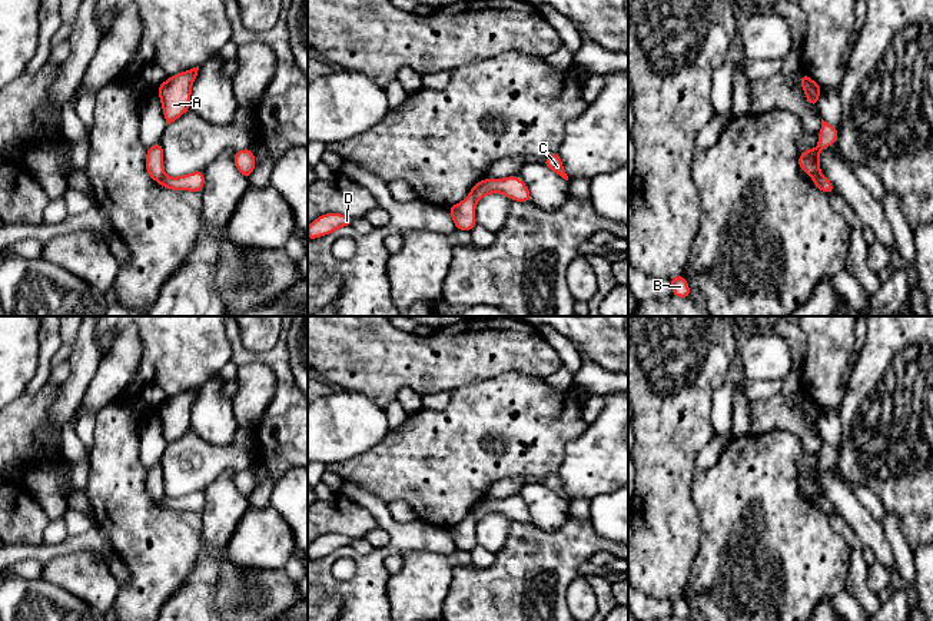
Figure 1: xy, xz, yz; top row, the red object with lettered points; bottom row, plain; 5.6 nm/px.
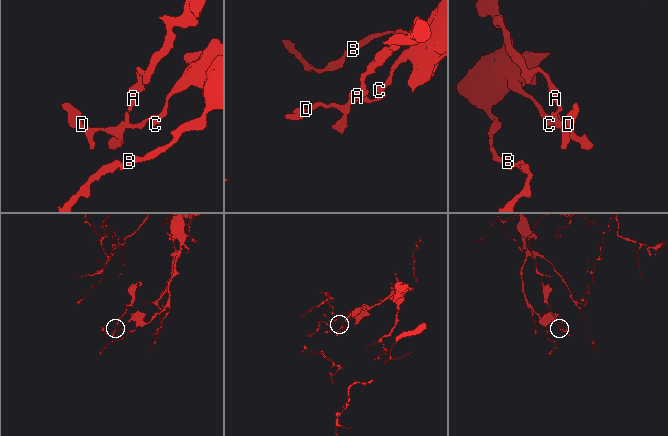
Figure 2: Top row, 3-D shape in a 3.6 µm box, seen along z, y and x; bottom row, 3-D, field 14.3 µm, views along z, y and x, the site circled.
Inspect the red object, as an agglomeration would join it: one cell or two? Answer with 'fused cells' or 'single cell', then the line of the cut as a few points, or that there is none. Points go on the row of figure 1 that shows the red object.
fused cells; cut in xz along (482, 181), (474, 191), (477, 201)

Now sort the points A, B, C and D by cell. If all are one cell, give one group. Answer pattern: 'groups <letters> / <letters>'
groups A D / B C

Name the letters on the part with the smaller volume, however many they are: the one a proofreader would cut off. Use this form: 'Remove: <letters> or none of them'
Remove: A, D

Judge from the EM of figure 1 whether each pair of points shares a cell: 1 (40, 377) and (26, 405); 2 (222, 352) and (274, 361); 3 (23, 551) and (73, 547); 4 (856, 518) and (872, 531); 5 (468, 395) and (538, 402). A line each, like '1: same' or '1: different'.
1: different
2: different
3: same
4: same
5: same

